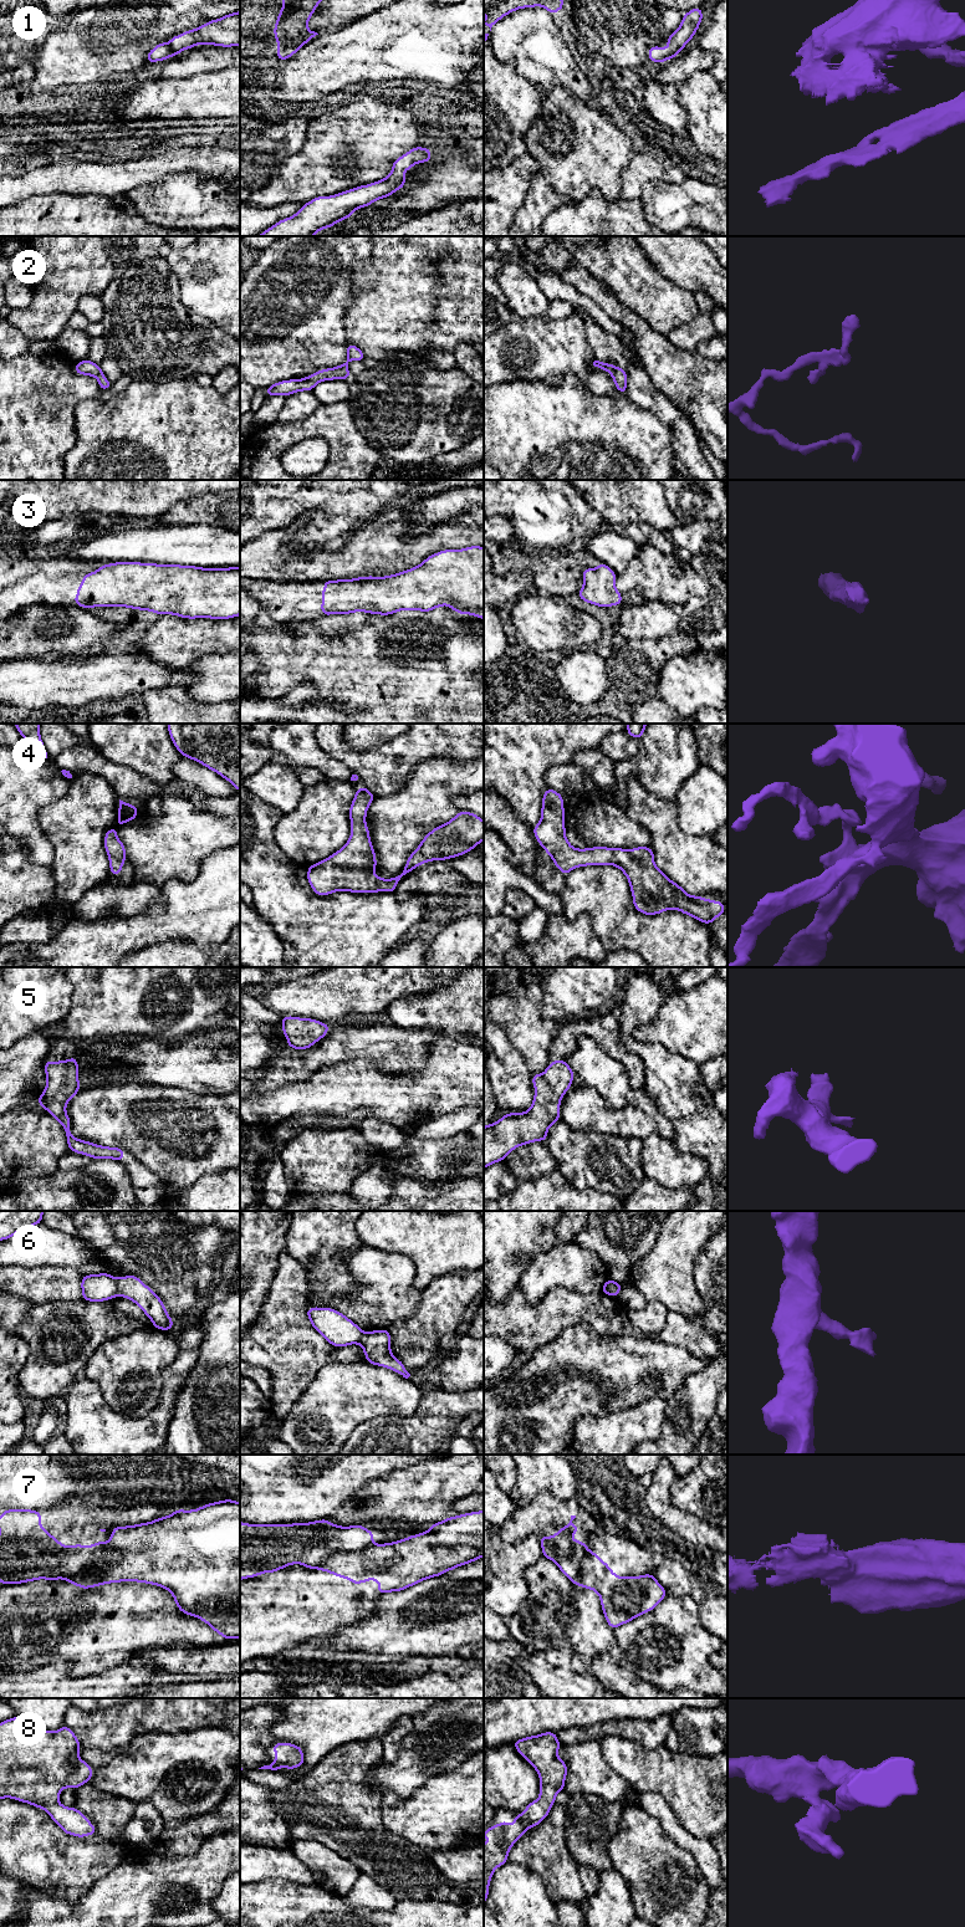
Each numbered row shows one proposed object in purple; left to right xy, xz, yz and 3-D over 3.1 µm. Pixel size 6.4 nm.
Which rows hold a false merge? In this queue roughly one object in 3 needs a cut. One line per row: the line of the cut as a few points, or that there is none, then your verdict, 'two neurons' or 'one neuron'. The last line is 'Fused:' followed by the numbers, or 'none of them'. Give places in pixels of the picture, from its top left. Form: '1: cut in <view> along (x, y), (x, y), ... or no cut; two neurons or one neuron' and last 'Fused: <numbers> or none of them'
1: no cut; one neuron
2: no cut; one neuron
3: no cut; one neuron
4: no cut; one neuron
5: no cut; one neuron
6: cut in xy along (118, 1279), (116, 1294); two neurons
7: cut in xy along (122, 1552), (118, 1559), (96, 1560), (88, 1568), (66, 1580); two neurons
8: no cut; one neuron
Fused: 6, 7

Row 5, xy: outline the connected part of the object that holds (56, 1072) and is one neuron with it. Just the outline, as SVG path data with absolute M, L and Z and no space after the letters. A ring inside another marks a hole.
M76 1057L58 1062L46 1059L45 1074L47 1083L44 1093L36 1100L63 1126L71 1151L87 1155L92 1159L113 1159L121 1162L124 1157L123 1149L80 1140L71 1134L71 1120L66 1113L66 1105L81 1089L77 1073L78 1063Z

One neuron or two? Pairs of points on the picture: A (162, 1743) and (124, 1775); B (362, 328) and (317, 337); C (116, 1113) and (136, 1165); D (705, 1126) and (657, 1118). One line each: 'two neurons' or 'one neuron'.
A: one neuron
B: two neurons
C: two neurons
D: two neurons

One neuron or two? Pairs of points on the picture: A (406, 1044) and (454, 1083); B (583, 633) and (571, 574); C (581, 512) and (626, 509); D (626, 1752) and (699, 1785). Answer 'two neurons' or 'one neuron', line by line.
A: two neurons
B: two neurons
C: two neurons
D: one neuron

